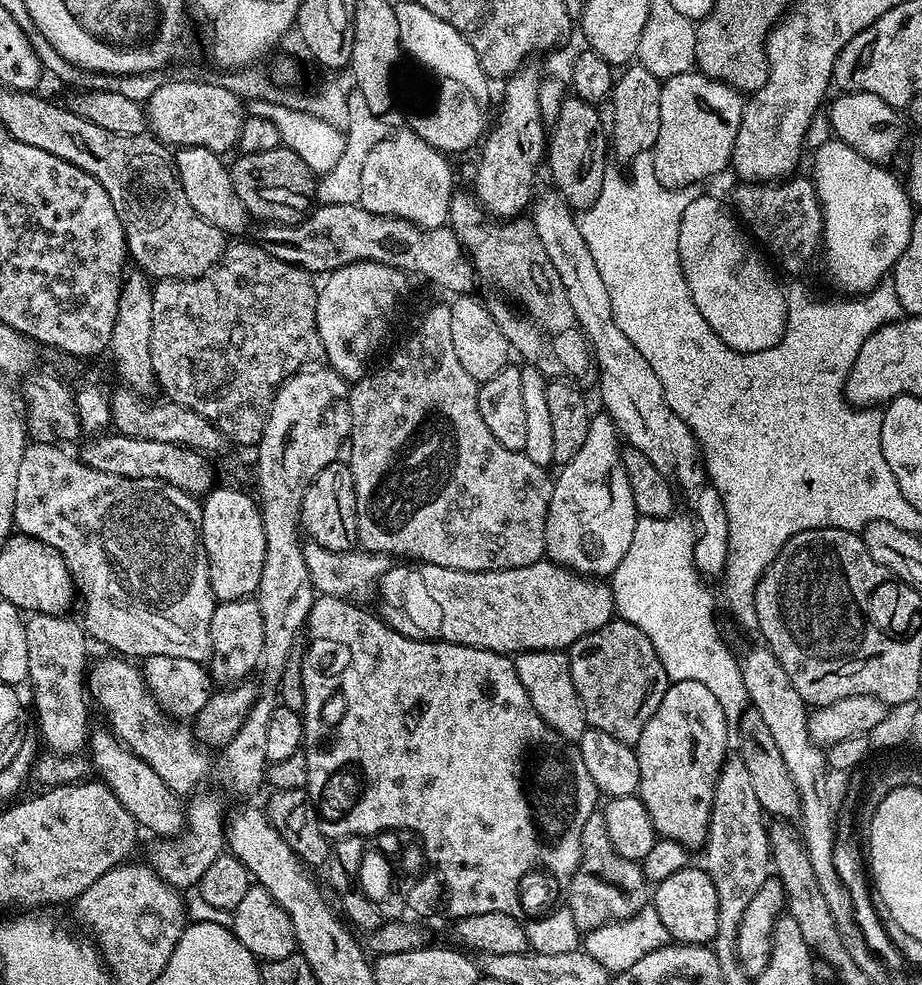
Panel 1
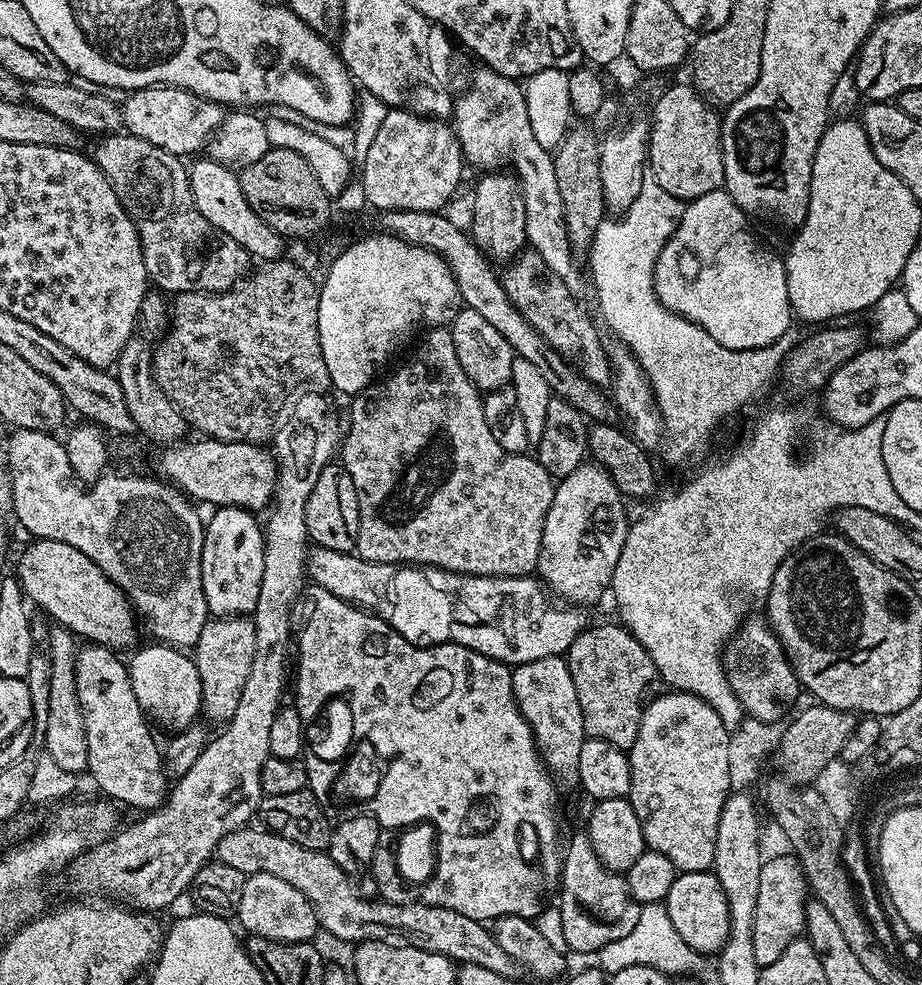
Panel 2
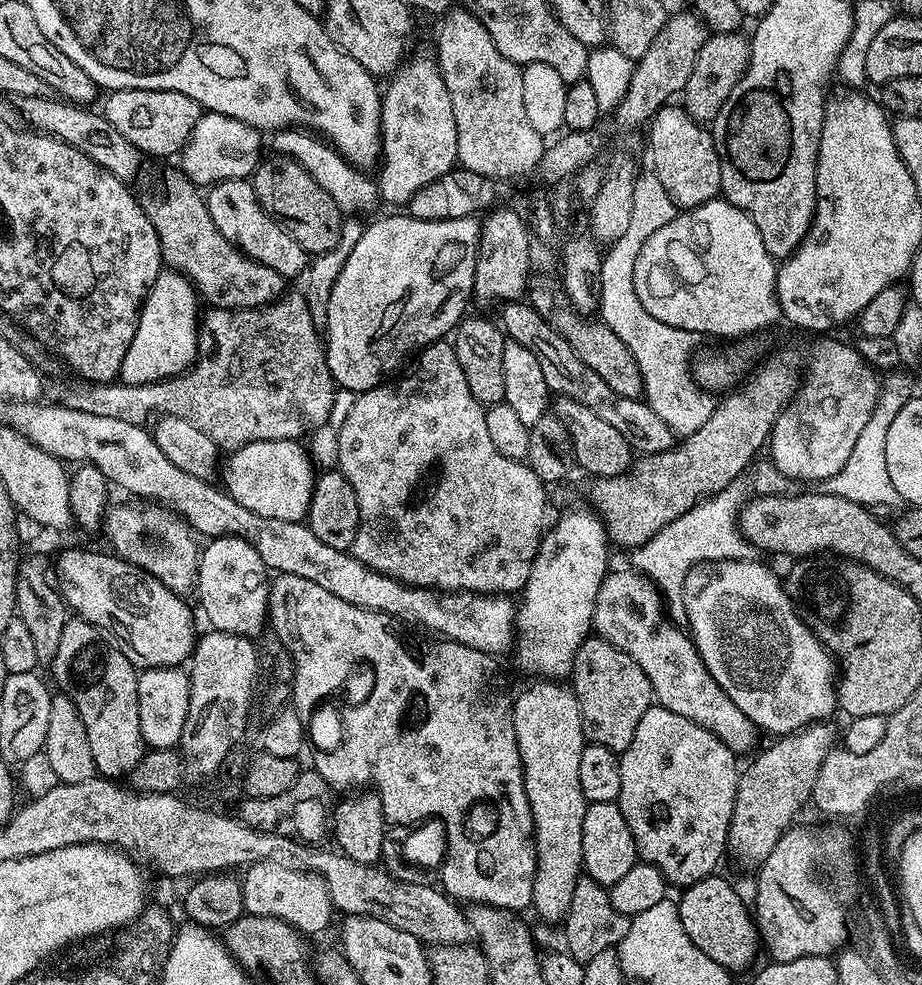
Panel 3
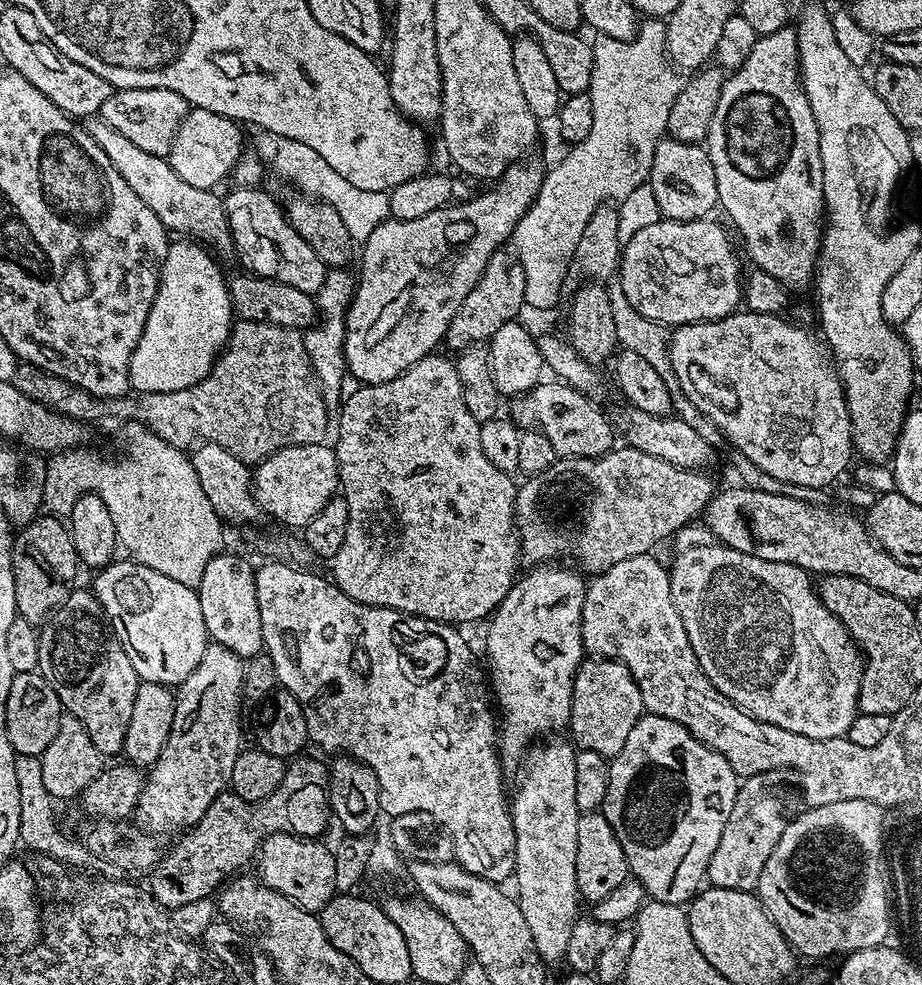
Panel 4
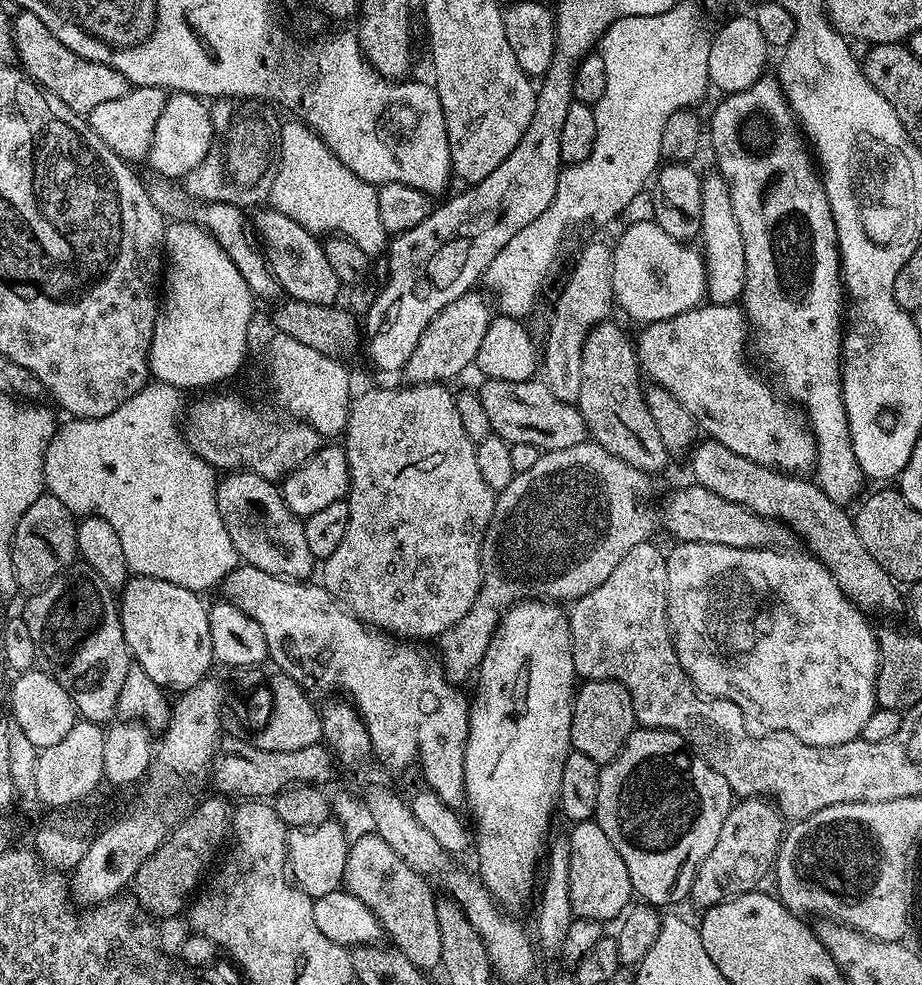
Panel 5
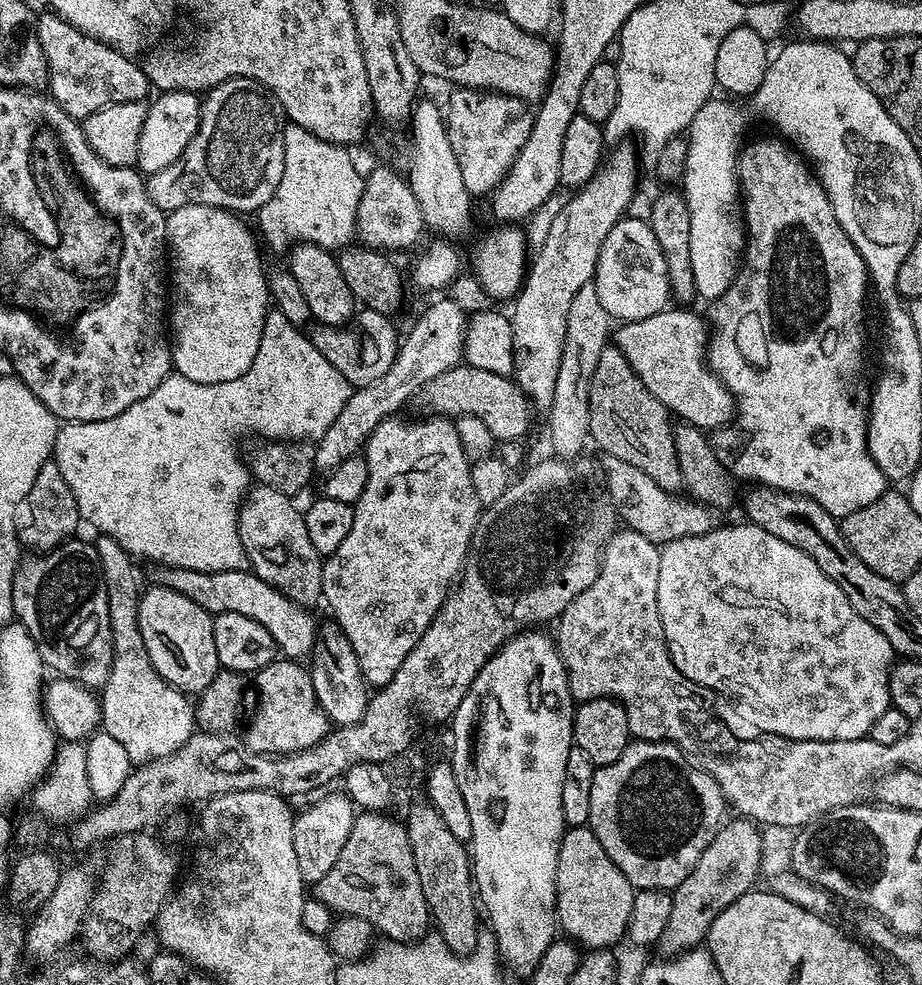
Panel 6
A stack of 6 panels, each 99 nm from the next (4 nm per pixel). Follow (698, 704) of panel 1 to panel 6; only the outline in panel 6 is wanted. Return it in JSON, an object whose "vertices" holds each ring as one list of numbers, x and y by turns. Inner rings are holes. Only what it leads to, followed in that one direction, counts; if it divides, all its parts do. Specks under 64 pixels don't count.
{"vertices":[[632,738,629,739,626,750,622,750,622,754,618,754,618,758,614,758,614,762,597,767,594,782,590,782,590,814,588,815,587,827,592,829,594,838,598,838,598,842,602,842,602,850,606,850,606,854,610,854,610,862,614,862,614,866,618,866,618,870,622,870,622,874,626,874,633,889,675,890,684,881,684,874,697,865,703,850,713,840,714,834,723,823,724,808,726,809,726,801,720,792,718,782,714,782,714,778,711,778,710,774,706,774,696,764,693,764,679,746,669,744,666,740]]}

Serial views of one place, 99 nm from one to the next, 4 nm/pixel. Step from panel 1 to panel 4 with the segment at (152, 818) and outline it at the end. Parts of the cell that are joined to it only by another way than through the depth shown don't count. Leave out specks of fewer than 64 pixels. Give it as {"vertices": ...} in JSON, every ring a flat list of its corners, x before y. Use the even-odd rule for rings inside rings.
{"vertices":[[77,590,69,591,65,600,48,615,47,620,39,625,40,641,38,642,38,662,40,663,40,667,38,671,41,676,46,678,46,682,54,690,54,694,58,694,61,709,63,709,67,715,78,718,78,722,82,722,82,726,86,726,86,735,90,738,90,742,94,742,94,746,100,752,101,757,119,757,124,751,126,730,130,726,130,714,134,714,134,698,136,697,138,686,142,681,134,670,134,666,130,666,130,658,126,658,126,650,122,646,122,642,112,633,108,618,104,614,104,608,97,602,95,592,91,590,85,590,85,592,76,591]]}

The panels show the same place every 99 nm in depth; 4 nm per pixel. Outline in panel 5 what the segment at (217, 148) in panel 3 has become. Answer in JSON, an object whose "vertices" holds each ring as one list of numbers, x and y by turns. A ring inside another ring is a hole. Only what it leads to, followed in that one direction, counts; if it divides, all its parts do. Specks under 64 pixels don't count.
{"vertices":[[185,92,171,93,162,110,162,118,158,118,158,126,154,128,147,167,152,167,157,172,157,177,179,181,189,176,203,162,212,148,212,138,212,114,209,105,199,96,191,96]]}

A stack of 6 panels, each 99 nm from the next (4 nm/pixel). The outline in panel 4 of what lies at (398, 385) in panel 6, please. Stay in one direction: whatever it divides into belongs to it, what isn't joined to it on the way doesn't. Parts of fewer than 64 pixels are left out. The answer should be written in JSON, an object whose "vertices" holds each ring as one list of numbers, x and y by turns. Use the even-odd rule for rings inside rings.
{"vertices":[[501,250,493,254,490,258,490,262,486,262,486,270,478,278,478,282,474,286,474,290,470,290,470,294,466,294,466,298,462,302,462,306,458,306,458,310,454,314,454,318,450,322,448,327,448,334,446,337,446,344,449,344,450,347,456,348,455,350,463,350,469,348,471,344,484,344,485,342,492,339,492,335,496,333,498,329,502,326,506,326,506,322,517,319,521,314,520,311,525,311,526,305,524,299,526,298,526,270,522,270,522,262,516,257,515,251,512,250]]}

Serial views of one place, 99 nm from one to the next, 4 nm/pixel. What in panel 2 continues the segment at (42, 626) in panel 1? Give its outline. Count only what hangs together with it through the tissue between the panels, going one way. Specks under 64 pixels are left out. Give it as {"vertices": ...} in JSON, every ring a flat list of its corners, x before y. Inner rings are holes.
{"vertices":[[59,626,53,627,53,632,49,631,46,636,46,653,49,656,49,660,52,663,52,669,50,670,50,704,49,704,49,714,47,715,47,727,45,744,43,749,48,751,51,757,54,758,55,762,58,762,63,769,70,772,75,772,77,774,84,774,88,771,88,751,86,750,86,726,82,722,82,710,80,709,80,703,78,702,78,690,76,689,76,654,78,651,78,640,77,637,73,636,71,632,66,628,61,628]]}

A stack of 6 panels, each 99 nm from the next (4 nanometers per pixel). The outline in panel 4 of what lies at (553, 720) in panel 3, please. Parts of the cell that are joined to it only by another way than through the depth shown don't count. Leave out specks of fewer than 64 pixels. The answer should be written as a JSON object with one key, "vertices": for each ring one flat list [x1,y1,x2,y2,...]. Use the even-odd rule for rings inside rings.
{"vertices":[[560,738,545,739,545,744,527,757,522,768,524,777,520,780,520,789,516,796,514,792,510,800,513,830,516,832,514,895,522,910,522,918,526,918,526,926,530,926,538,954,548,966,565,963,570,933,582,916,576,865,578,818,581,813,578,810,578,798,574,798,577,749,567,739,556,739]]}

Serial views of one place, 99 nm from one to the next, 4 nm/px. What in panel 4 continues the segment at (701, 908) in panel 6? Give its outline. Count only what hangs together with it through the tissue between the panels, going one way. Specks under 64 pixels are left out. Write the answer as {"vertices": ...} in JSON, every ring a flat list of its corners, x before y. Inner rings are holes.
{"vertices":[[783,771,763,772,747,777,740,784,734,798,734,810,730,810,726,830,722,830,722,842,718,842,714,849,714,858,710,858,706,880,711,887,752,892,758,886,762,870,766,867,766,858,774,854,778,838,782,838,788,821,797,811,797,789,795,792,784,781,784,776]]}

